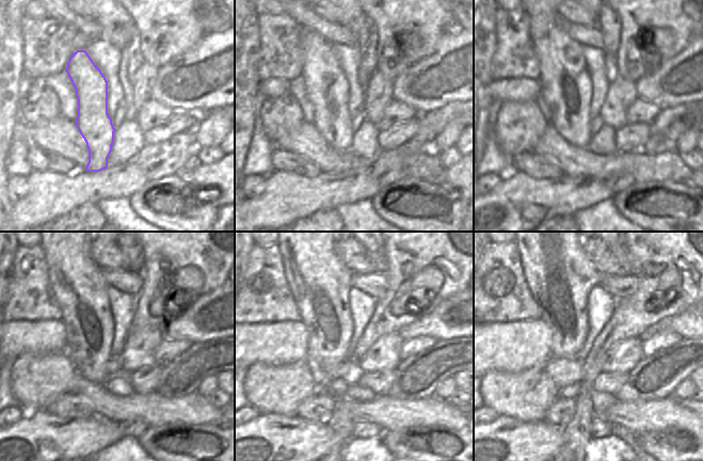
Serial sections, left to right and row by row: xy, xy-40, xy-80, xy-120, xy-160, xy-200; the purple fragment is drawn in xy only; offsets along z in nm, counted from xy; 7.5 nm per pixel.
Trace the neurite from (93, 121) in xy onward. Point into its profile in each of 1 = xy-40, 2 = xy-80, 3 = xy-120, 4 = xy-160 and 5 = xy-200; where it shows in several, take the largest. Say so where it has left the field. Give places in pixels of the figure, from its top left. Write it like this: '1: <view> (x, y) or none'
1: xy-40 (328, 90)
2: xy-80 (565, 85)
3: xy-120 (79, 286)
4: xy-160 (319, 282)
5: xy-200 (559, 273)

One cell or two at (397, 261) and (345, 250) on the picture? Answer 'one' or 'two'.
two

